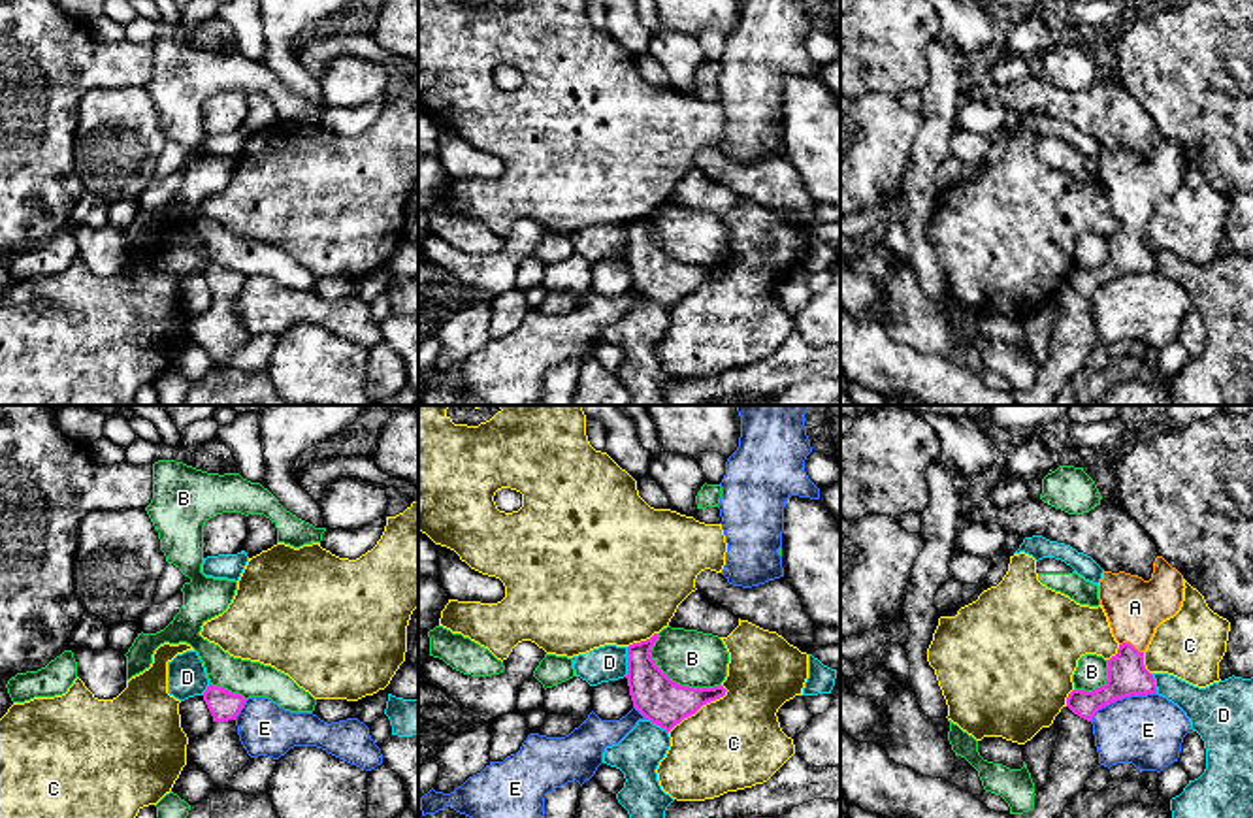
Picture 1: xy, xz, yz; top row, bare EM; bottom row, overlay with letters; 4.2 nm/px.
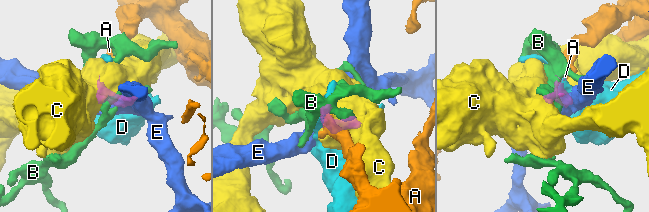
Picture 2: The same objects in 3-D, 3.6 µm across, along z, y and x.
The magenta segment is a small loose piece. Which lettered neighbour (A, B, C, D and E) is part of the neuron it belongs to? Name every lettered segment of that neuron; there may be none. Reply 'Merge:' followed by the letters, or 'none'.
Merge: A

